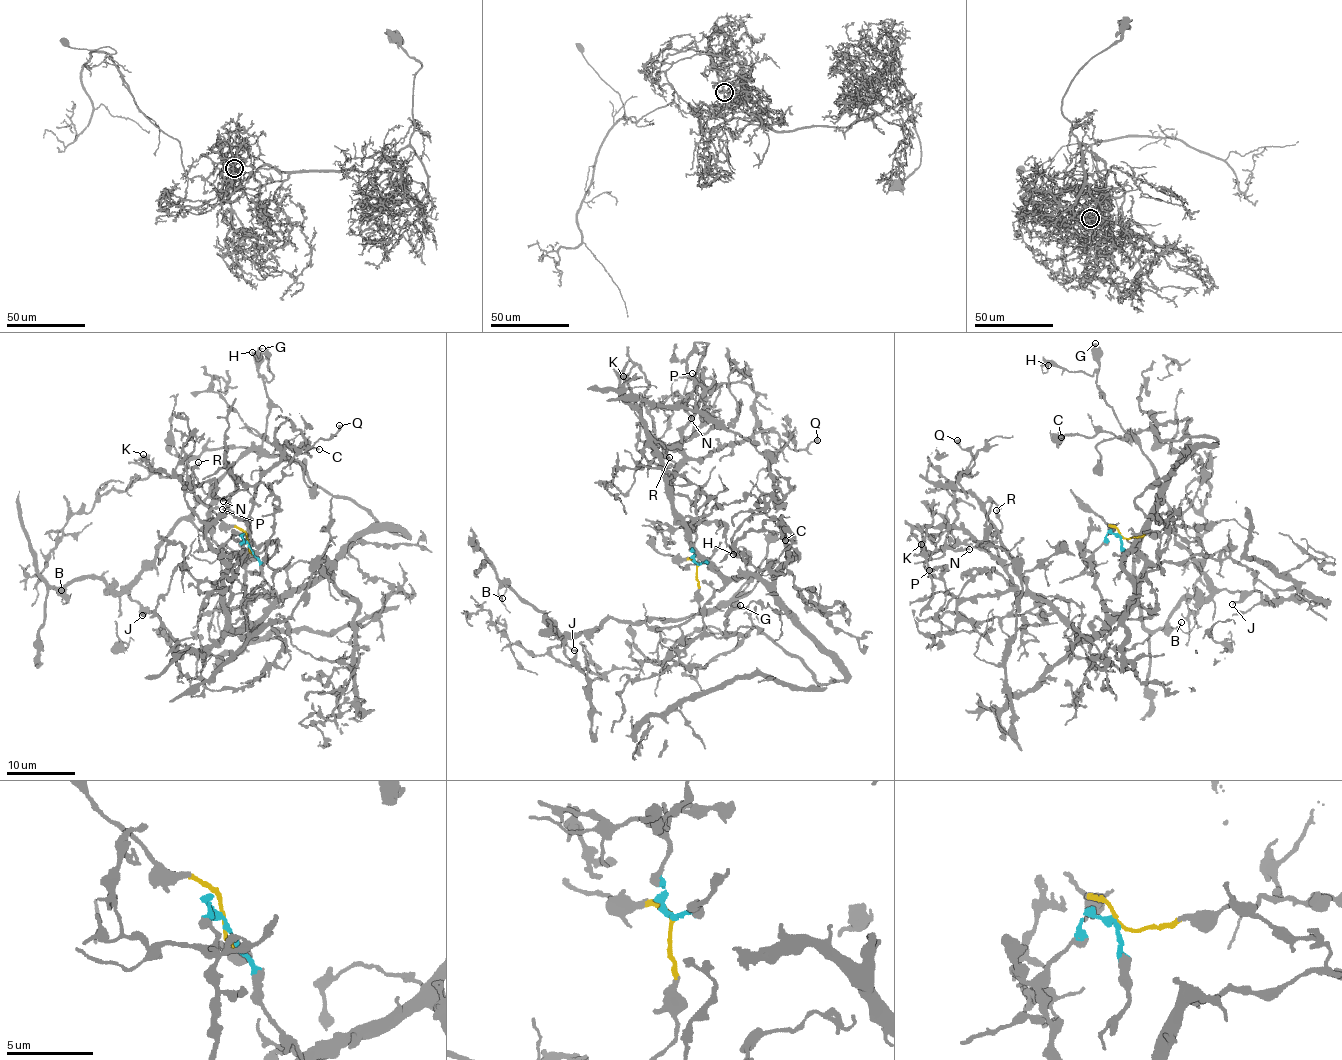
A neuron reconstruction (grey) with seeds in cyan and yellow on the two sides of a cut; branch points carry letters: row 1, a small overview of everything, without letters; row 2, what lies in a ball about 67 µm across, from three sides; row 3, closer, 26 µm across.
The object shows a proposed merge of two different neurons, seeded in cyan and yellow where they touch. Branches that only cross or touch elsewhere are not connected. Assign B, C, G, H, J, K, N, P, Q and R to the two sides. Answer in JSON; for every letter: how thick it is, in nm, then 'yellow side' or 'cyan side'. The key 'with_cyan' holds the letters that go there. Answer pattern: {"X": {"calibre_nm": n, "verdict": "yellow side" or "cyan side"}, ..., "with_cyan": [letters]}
{"B": {"calibre_nm": 80, "verdict": "yellow side"}, "C": {"calibre_nm": 190, "verdict": "yellow side"}, "G": {"calibre_nm": 280, "verdict": "yellow side"}, "H": {"calibre_nm": 150, "verdict": "yellow side"}, "J": {"calibre_nm": 170, "verdict": "yellow side"}, "K": {"calibre_nm": 360, "verdict": "cyan side"}, "N": {"calibre_nm": 180, "verdict": "cyan side"}, "P": {"calibre_nm": 150, "verdict": "cyan side"}, "Q": {"calibre_nm": 360, "verdict": "cyan side"}, "R": {"calibre_nm": 190, "verdict": "cyan side"}, "with_cyan": ["K", "N", "P", "Q", "R"]}

